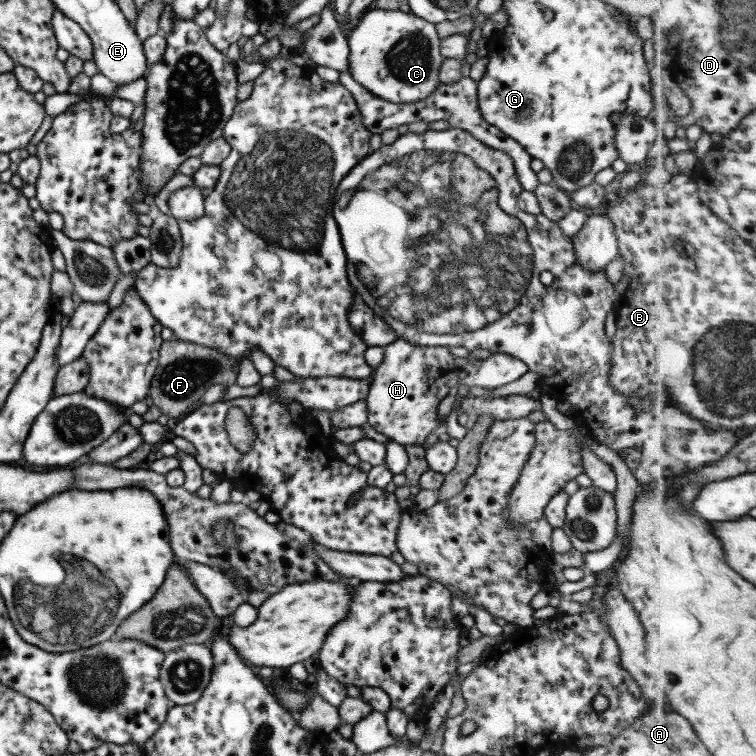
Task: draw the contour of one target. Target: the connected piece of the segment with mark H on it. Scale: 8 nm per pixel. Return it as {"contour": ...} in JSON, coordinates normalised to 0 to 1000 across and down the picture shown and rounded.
{"contour":[[[525,448],[507,459],[505,476],[493,488],[483,525],[484,558],[496,571],[508,574],[525,587],[557,589],[570,571],[587,566],[589,554],[581,556],[578,534],[594,513],[634,511],[649,516],[684,503],[696,491],[694,480],[668,467],[652,467],[642,475],[619,478],[586,458],[548,458]]]}

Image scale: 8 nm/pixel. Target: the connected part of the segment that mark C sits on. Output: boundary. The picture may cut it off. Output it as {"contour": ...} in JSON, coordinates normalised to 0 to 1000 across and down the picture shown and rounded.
{"contour":[[[488,11],[459,46],[462,98],[488,123],[520,138],[544,136],[565,130],[581,111],[581,87],[587,78],[581,70],[582,50],[574,32],[550,22],[544,15]]]}

